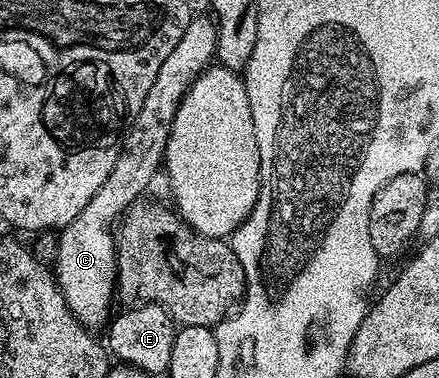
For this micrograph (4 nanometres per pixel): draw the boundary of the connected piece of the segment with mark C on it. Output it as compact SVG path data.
M195 16L188 23L180 43L176 43L172 55L160 66L160 75L156 75L156 83L148 90L144 107L140 107L126 130L122 149L116 155L112 171L108 171L108 179L104 179L100 191L92 195L88 207L57 234L58 254L54 257L52 272L75 319L90 331L101 330L112 317L110 300L113 302L116 297L116 226L126 210L145 194L142 192L153 183L154 176L157 173L159 176L176 111L190 90L190 84L215 60L217 33L218 27L209 16Z

